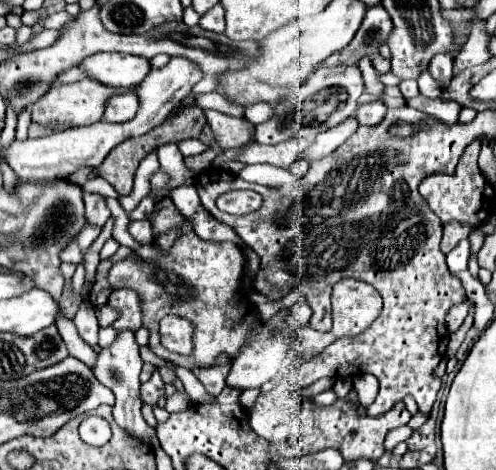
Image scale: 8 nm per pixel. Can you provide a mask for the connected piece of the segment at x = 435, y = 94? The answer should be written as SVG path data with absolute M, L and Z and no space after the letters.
M425 71L417 80L420 93L430 99L437 99L441 94L441 86L437 84L429 71Z

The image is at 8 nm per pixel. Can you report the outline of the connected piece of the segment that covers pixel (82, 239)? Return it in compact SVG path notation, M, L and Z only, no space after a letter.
M85 226L83 230L81 230L81 234L79 234L79 238L77 238L77 244L83 248L83 250L87 250L93 242L95 242L95 238L101 234L101 226Z

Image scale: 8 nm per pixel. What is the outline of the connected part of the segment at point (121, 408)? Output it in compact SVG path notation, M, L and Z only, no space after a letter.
M121 330L117 332L117 338L111 346L103 348L99 354L97 354L97 362L93 364L93 374L97 378L99 384L107 386L117 402L115 402L115 408L113 408L113 418L115 422L123 428L126 432L129 432L131 436L139 438L141 442L149 444L153 450L159 448L159 439L157 437L154 428L149 428L145 424L141 413L141 400L139 400L139 388L141 388L141 382L139 382L139 374L141 374L141 366L143 366L143 360L139 356L139 344L135 342L135 332L133 330Z

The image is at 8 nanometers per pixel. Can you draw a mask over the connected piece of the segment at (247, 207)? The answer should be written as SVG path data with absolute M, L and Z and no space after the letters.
M233 190L225 192L217 198L217 208L229 214L249 214L261 206L261 196L249 190Z

